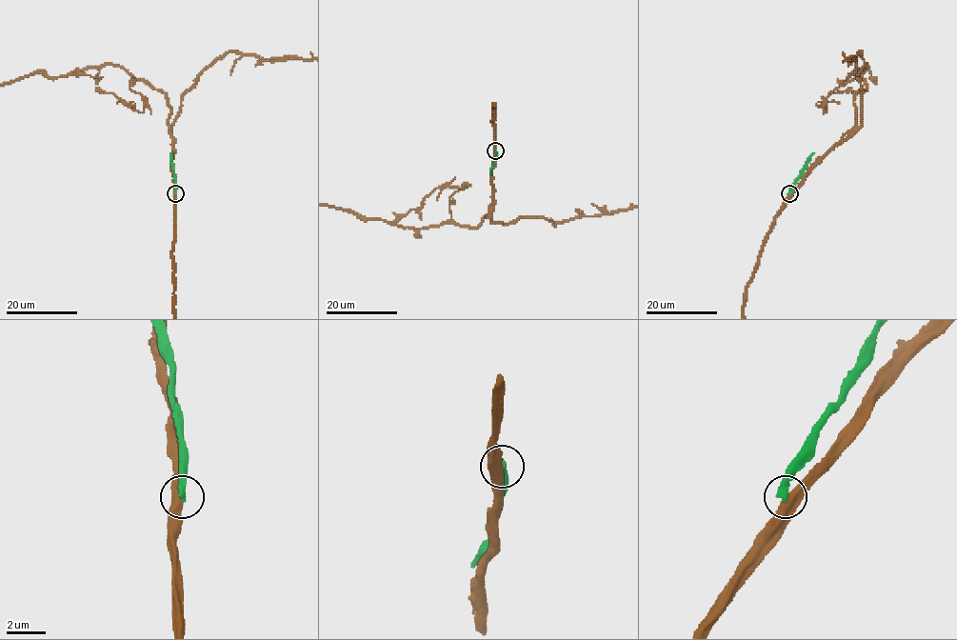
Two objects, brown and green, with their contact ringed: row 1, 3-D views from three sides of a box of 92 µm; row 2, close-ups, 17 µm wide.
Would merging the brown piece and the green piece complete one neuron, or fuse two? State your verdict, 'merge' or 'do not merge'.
do not merge

